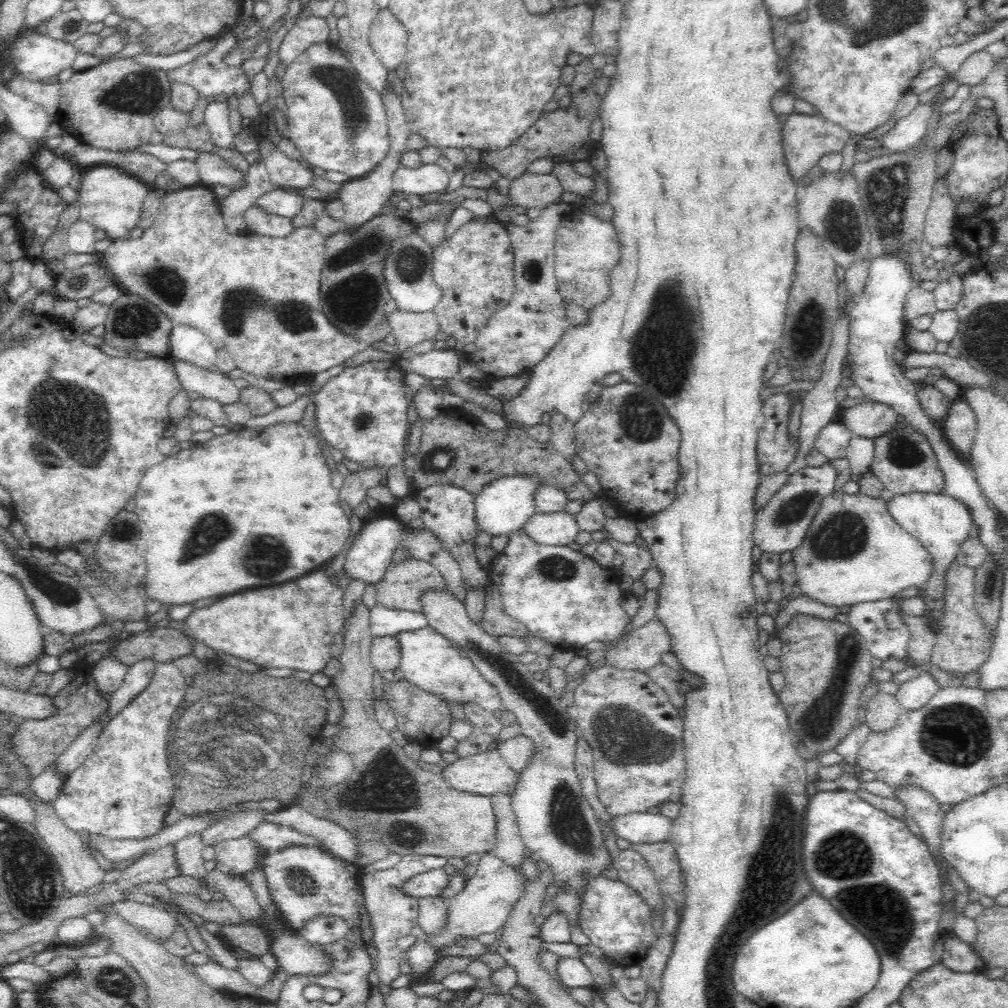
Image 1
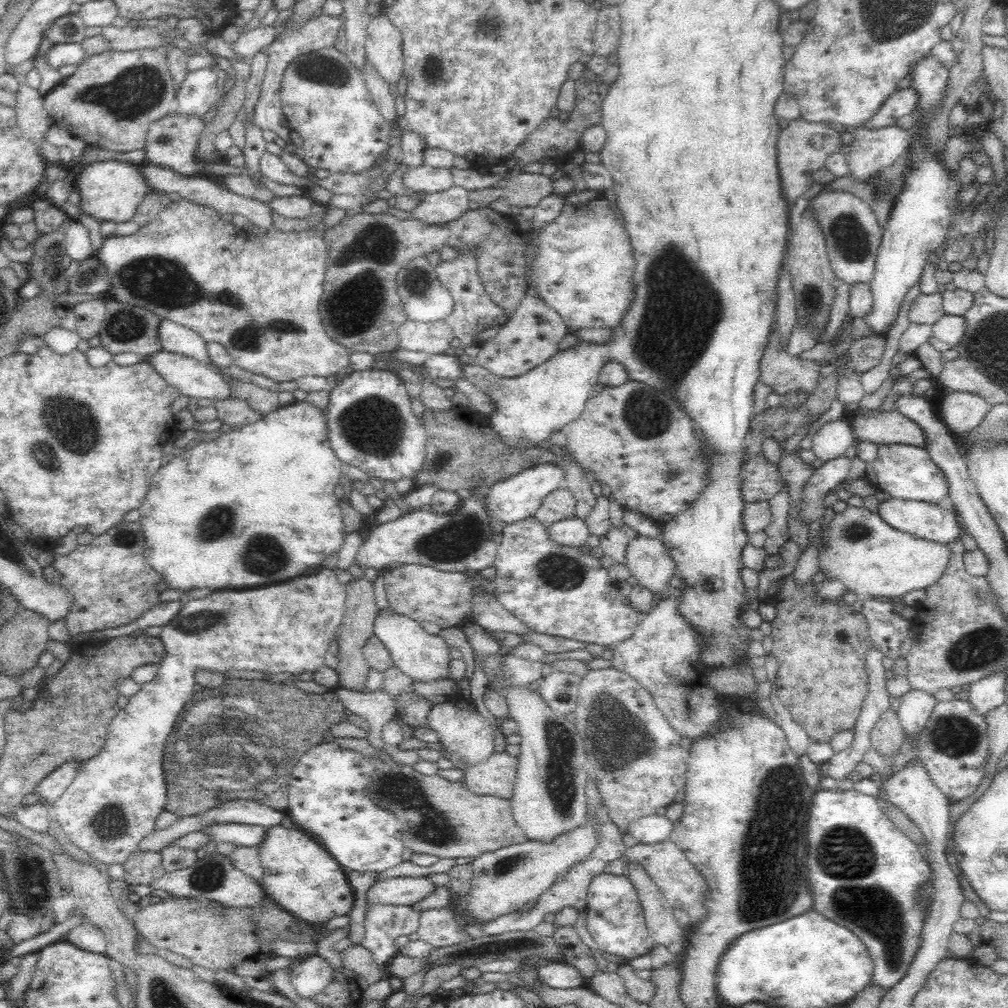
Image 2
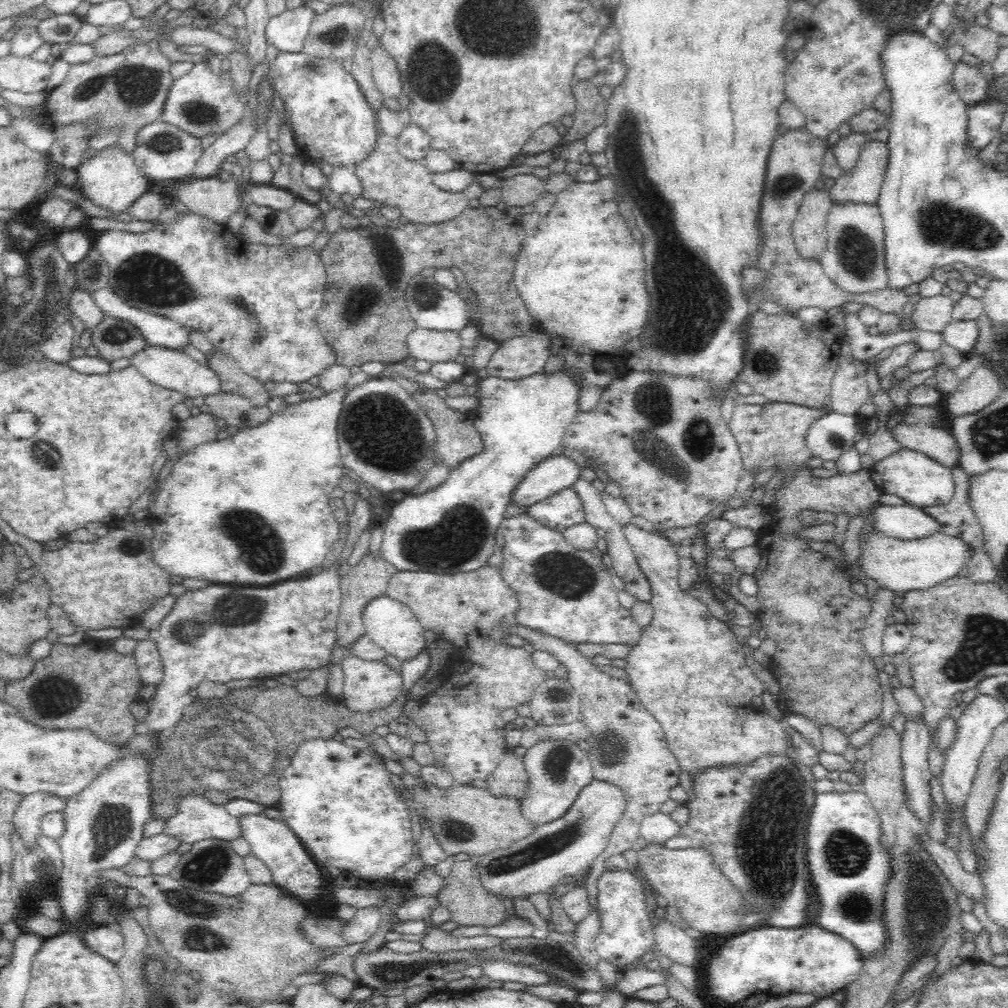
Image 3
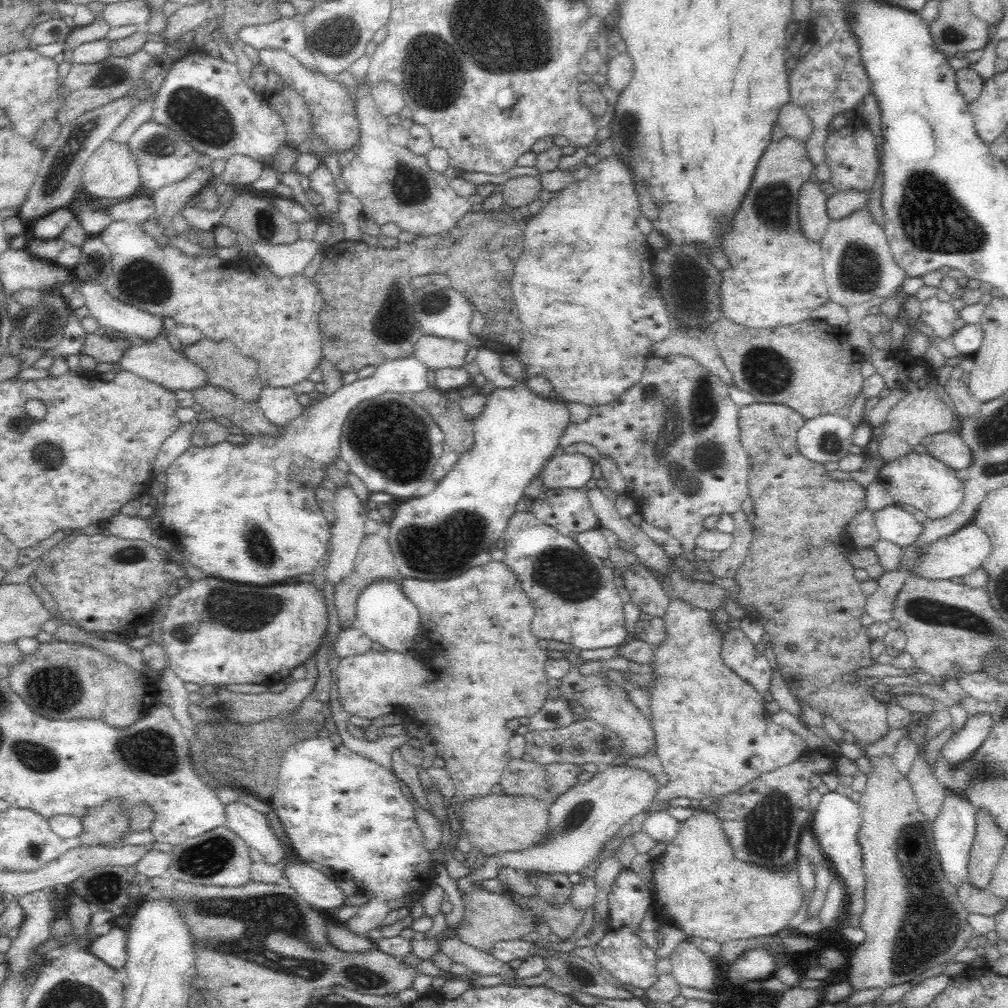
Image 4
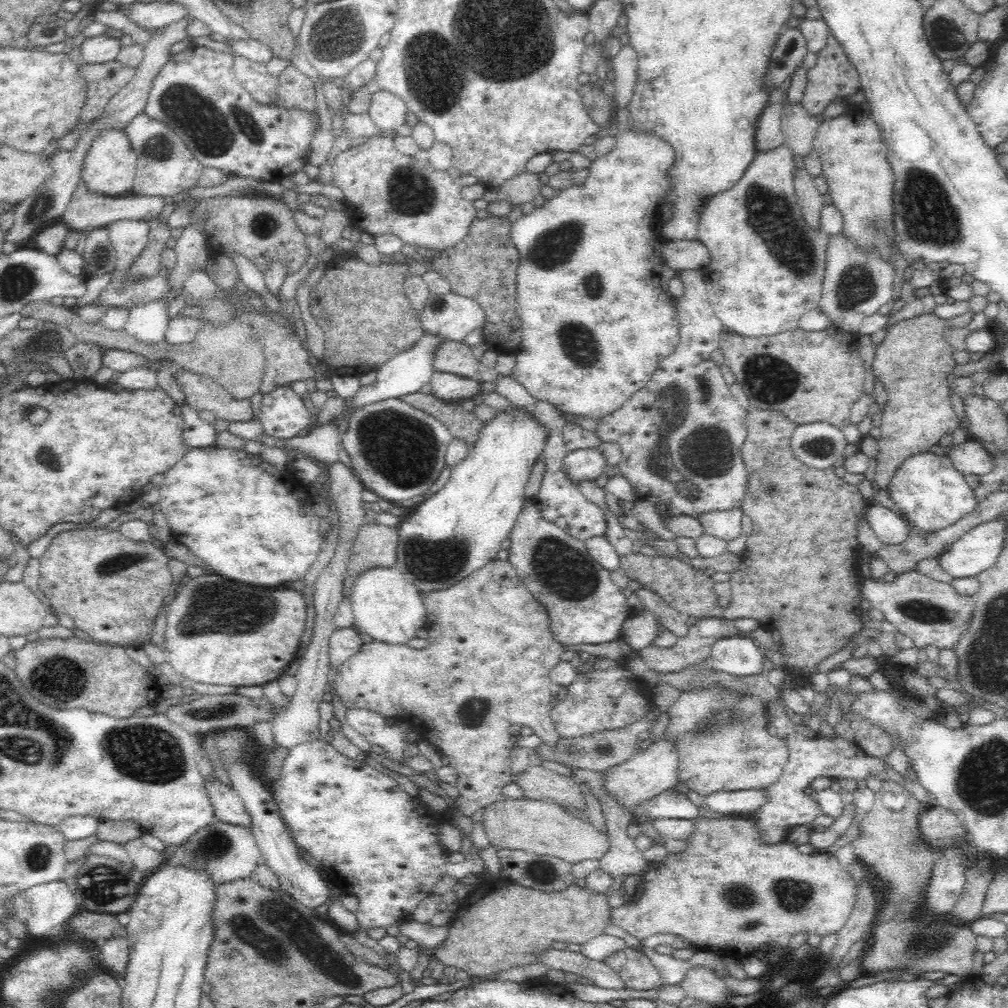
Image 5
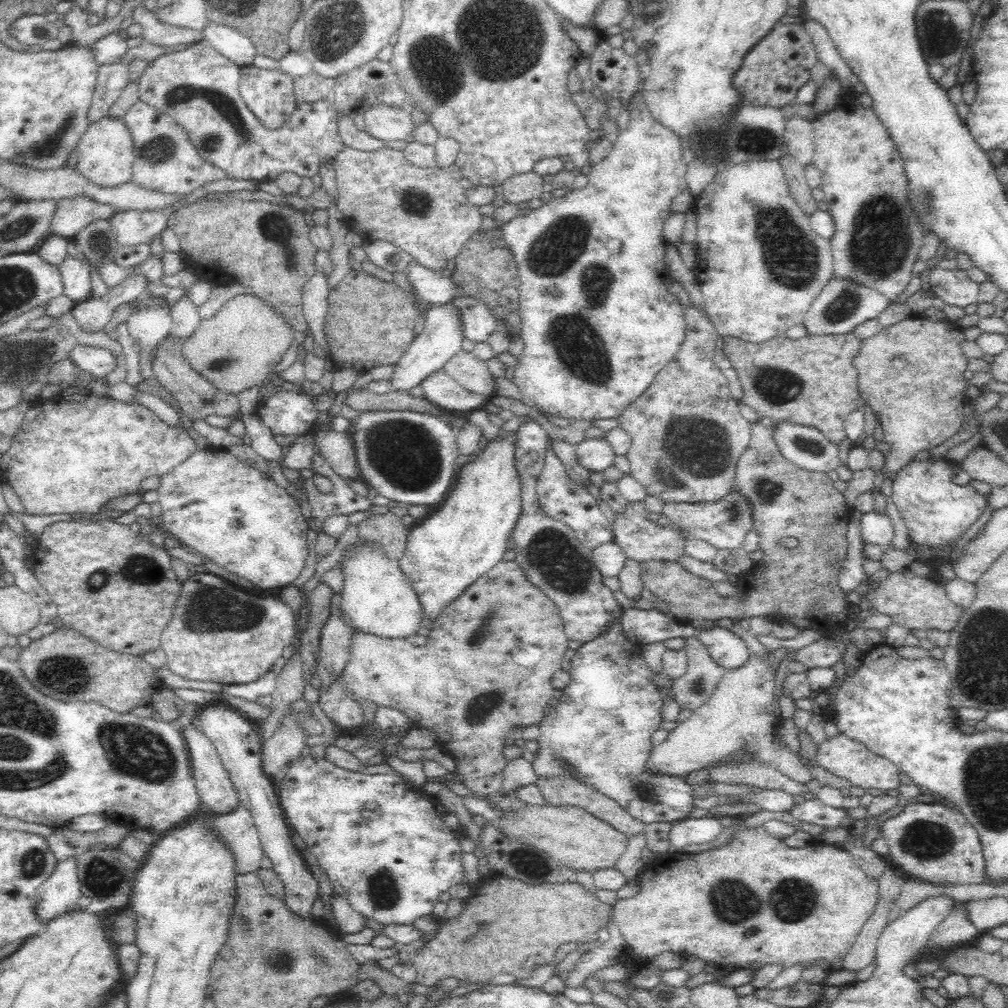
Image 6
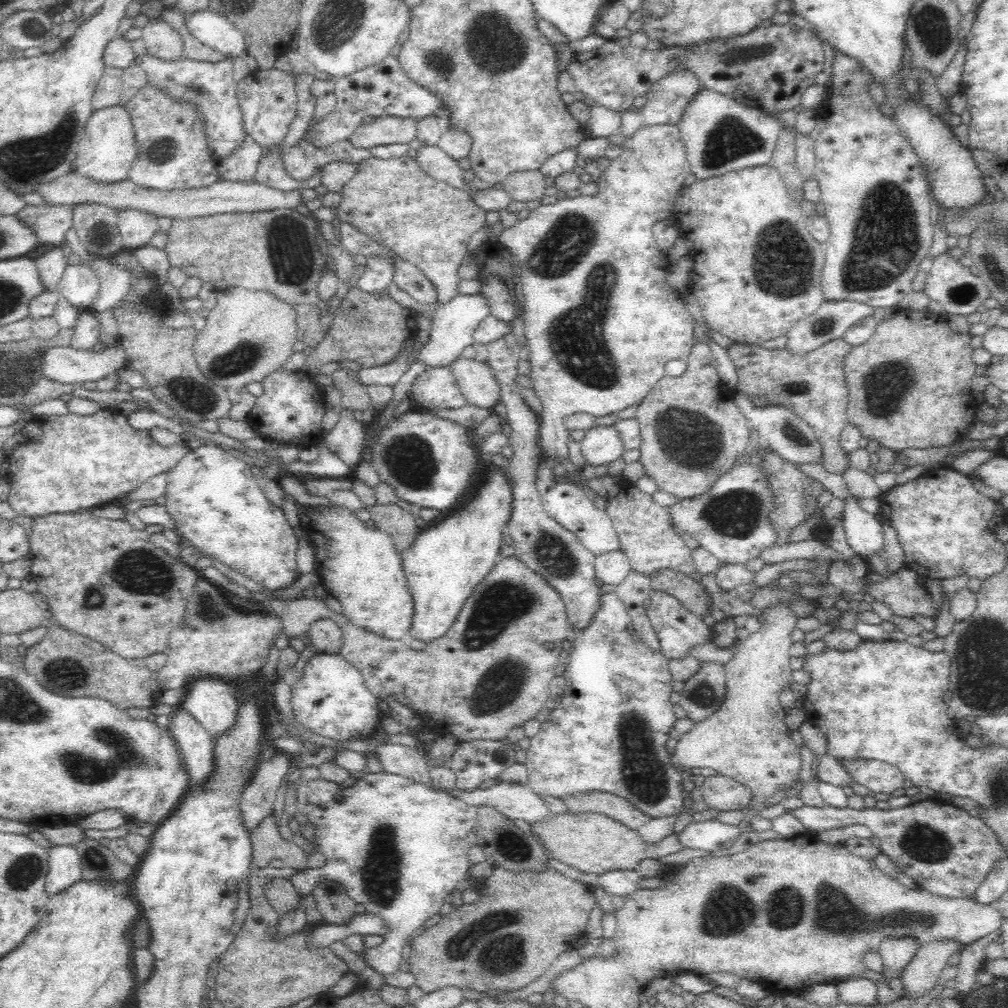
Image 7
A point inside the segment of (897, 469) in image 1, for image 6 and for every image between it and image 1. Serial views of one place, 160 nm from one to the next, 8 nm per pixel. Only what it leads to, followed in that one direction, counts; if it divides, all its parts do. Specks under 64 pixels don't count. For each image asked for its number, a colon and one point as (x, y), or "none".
2: (902, 471)
3: (916, 478)
4: (919, 480)
5: (928, 490)
6: (936, 512)

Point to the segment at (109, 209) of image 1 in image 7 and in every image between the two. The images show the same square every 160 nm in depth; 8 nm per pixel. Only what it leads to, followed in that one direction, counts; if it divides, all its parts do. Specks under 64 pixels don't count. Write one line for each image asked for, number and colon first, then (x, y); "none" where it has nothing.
2: (111, 189)
3: (110, 178)
4: (111, 172)
5: (109, 166)
6: (105, 154)
7: (107, 149)

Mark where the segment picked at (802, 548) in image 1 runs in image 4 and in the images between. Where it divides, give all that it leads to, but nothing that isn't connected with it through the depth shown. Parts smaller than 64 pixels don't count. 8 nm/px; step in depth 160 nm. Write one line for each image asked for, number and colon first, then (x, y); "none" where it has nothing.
2: (869, 557)
3: (900, 565)
4: (951, 557)

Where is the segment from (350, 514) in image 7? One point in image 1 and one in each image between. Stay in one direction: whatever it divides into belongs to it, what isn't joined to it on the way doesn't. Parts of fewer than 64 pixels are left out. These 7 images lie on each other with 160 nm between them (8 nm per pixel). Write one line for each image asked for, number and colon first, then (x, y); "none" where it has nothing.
1: (430, 661)
2: (422, 656)
3: (390, 624)
4: (383, 613)
5: (386, 606)
6: (375, 595)

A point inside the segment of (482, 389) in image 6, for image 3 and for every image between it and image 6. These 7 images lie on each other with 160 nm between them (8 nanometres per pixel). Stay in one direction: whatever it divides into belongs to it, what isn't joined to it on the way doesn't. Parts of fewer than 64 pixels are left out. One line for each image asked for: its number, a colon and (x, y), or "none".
3: (433, 346)
4: (435, 352)
5: (456, 358)

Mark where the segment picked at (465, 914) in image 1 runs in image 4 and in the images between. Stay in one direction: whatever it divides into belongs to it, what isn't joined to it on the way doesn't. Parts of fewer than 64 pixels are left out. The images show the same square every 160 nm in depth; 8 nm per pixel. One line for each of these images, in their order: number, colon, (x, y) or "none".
2: (505, 880)
3: (566, 846)
4: (585, 817)

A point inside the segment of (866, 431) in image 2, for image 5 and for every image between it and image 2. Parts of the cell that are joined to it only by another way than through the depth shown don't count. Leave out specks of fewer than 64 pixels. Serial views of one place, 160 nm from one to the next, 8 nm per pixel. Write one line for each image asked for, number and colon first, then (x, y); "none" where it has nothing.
3: (936, 443)
4: (949, 448)
5: (971, 458)

